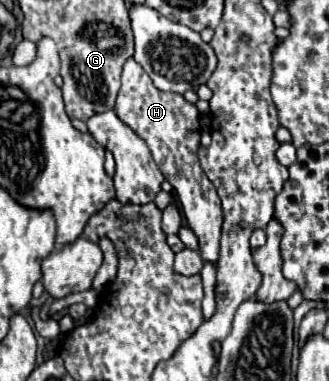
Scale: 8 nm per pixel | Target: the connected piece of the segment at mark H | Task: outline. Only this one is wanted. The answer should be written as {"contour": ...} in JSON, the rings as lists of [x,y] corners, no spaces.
{"contour":[[[129,58],[123,66],[121,76],[121,90],[115,104],[115,114],[139,136],[147,142],[155,164],[163,172],[165,180],[173,186],[175,198],[181,204],[185,220],[189,228],[199,238],[199,248],[203,260],[217,262],[219,258],[219,238],[221,238],[221,224],[223,224],[223,208],[221,200],[205,176],[201,162],[199,162],[199,136],[201,136],[201,122],[197,106],[189,104],[183,96],[175,92],[159,92],[145,70]]]}

